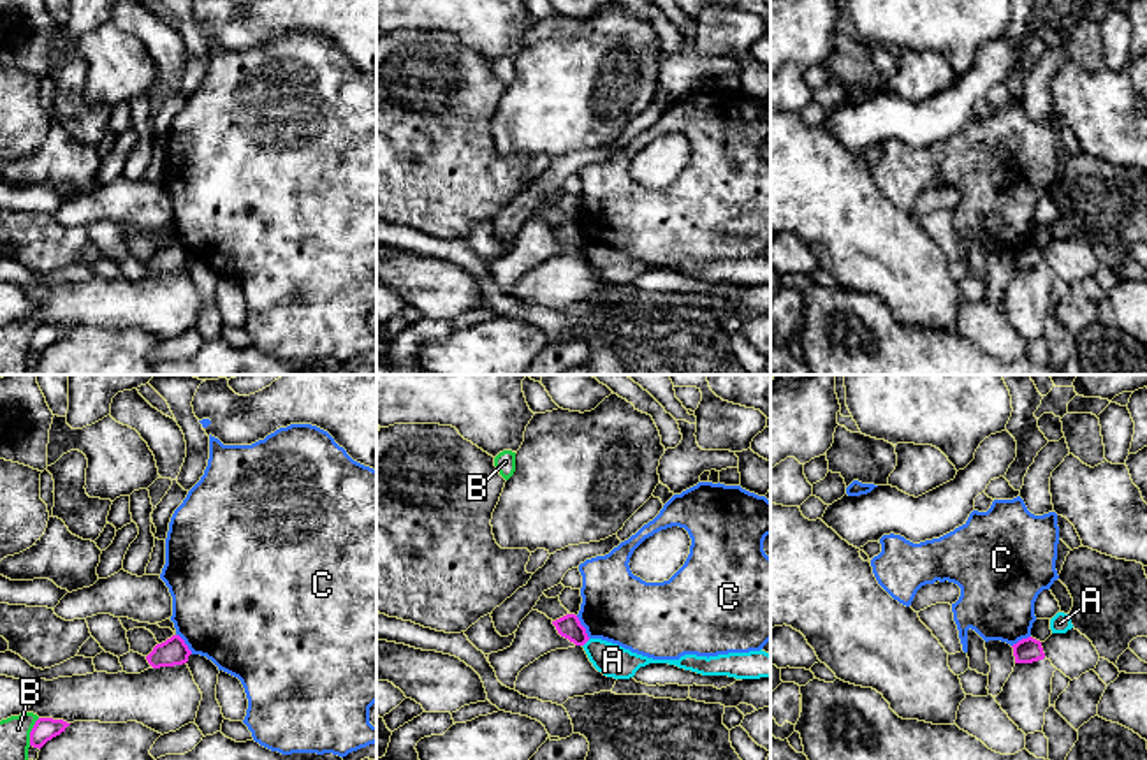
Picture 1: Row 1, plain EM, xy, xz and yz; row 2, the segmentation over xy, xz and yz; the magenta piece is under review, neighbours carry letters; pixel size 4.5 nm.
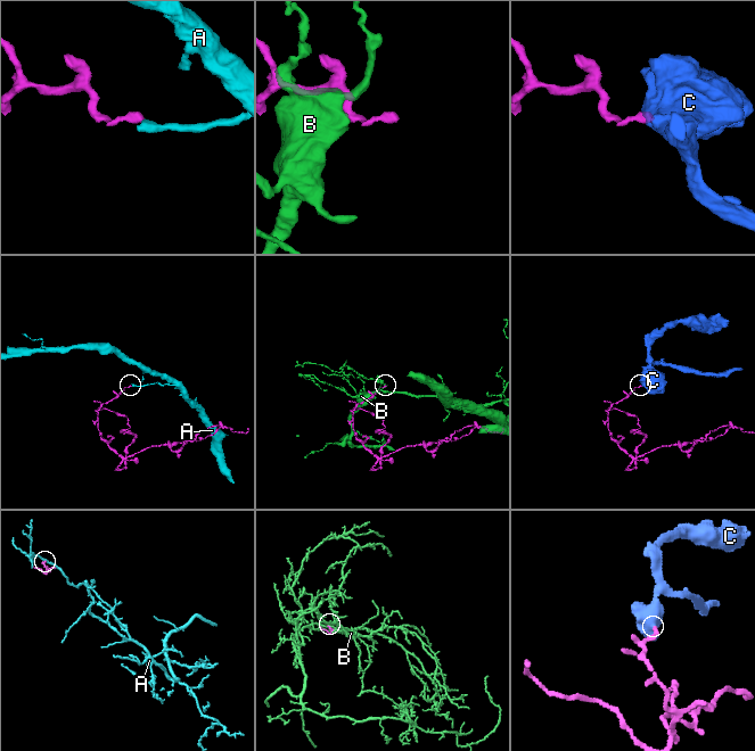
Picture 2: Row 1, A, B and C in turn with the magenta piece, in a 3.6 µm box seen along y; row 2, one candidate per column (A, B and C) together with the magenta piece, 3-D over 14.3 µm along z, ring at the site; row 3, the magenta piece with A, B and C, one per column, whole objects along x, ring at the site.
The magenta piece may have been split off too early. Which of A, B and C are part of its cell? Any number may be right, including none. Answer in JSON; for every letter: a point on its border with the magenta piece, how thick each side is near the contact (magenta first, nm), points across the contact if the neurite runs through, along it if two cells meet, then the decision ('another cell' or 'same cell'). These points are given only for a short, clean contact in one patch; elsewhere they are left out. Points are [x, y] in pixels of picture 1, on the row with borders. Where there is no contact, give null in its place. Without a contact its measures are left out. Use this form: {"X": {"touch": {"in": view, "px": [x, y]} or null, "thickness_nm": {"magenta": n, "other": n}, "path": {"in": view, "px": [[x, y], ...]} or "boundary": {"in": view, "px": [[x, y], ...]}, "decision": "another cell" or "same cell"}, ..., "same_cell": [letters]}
{"A": {"touch": {"in": "xz", "px": [586, 641]}, "thickness_nm": {"magenta": 110, "other": 150}, "boundary": {"in": "xz", "px": [[590, 639], [583, 646]]}, "decision": "another cell"}, "B": {"touch": {"in": "xy", "px": [30, 732]}, "thickness_nm": {"magenta": 110, "other": 140}, "decision": "another cell"}, "C": {"touch": {"in": "xz", "px": [583, 627]}, "thickness_nm": {"magenta": 110, "other": 320}, "boundary": {"in": "xz", "px": [[576, 616], [590, 637]]}, "decision": "another cell"}, "same_cell": []}

